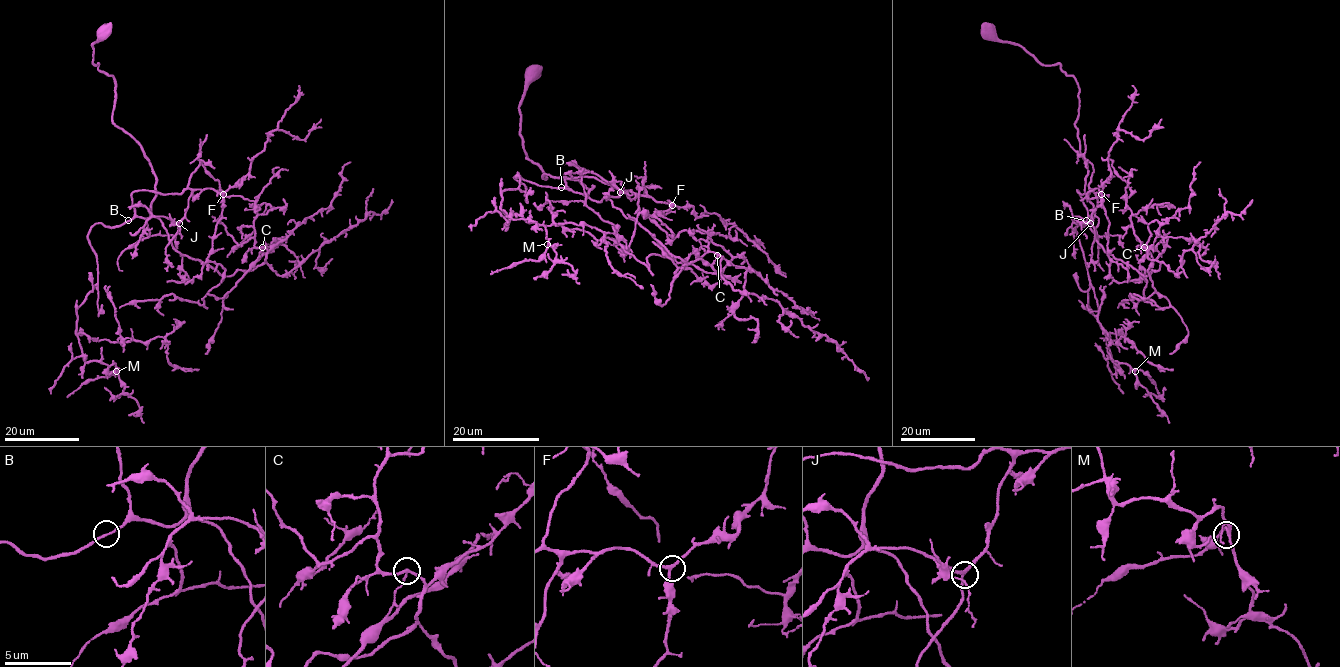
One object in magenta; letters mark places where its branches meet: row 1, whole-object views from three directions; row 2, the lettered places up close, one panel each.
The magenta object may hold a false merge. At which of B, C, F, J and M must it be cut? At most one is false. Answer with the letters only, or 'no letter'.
no letter

